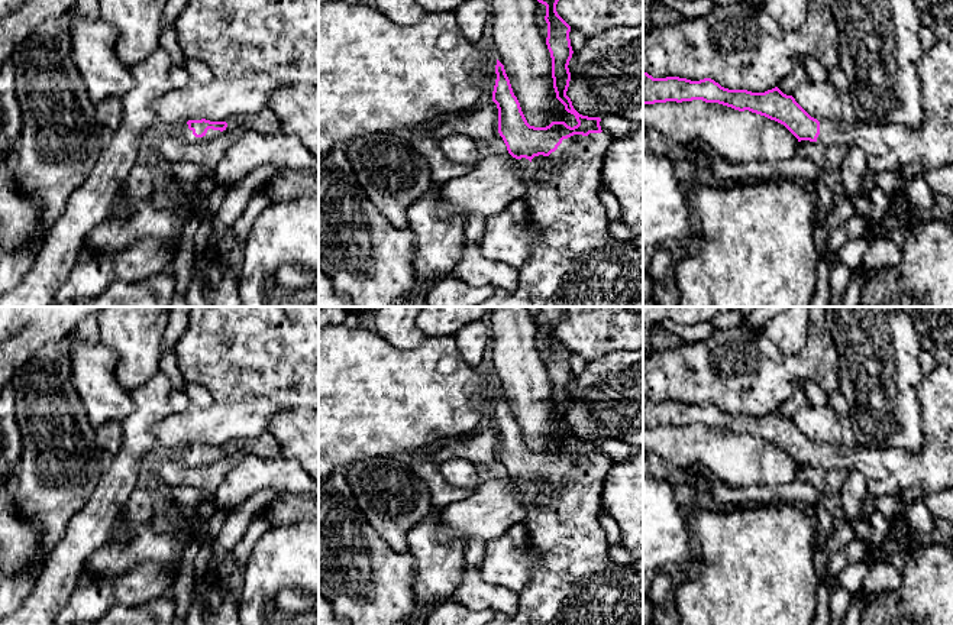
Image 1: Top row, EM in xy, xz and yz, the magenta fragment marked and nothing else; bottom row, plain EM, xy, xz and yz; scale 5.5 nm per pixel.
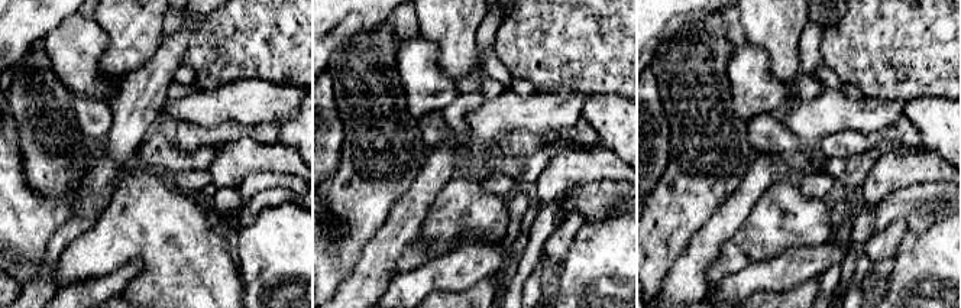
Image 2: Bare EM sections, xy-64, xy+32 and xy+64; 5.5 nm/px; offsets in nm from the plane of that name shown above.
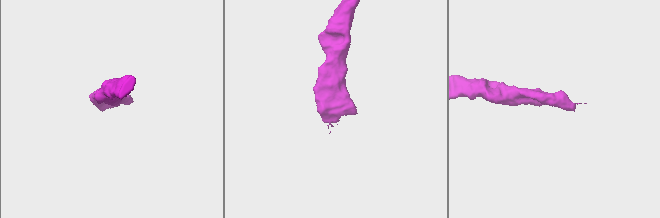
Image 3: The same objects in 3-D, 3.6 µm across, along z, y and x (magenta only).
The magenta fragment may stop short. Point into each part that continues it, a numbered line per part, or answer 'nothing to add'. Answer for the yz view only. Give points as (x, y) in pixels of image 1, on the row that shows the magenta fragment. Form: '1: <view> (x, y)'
1: yz (887, 148)

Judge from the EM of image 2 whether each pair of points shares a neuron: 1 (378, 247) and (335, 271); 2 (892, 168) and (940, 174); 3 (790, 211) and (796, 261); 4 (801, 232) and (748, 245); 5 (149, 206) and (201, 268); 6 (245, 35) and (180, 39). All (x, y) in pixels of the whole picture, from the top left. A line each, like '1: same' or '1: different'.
1: different
2: same
3: different
4: same
5: same
6: different

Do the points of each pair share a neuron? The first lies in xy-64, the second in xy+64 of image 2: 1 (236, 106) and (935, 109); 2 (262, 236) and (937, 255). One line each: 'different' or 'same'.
1: different
2: same

